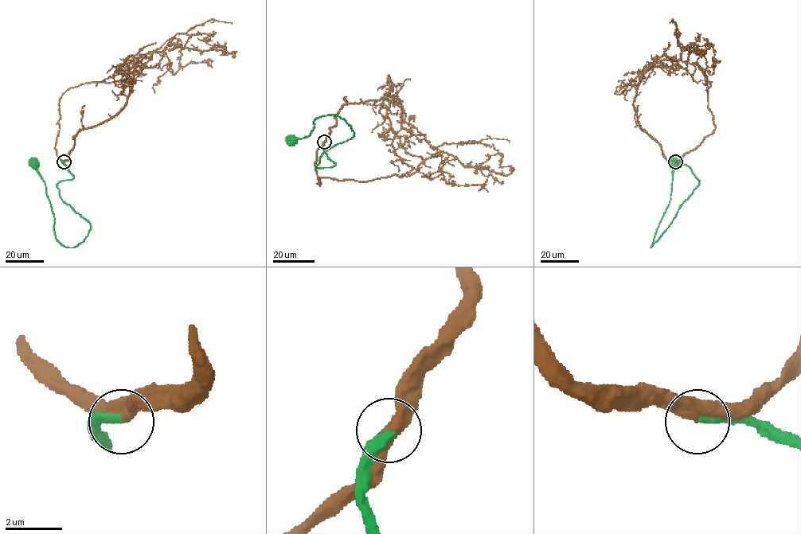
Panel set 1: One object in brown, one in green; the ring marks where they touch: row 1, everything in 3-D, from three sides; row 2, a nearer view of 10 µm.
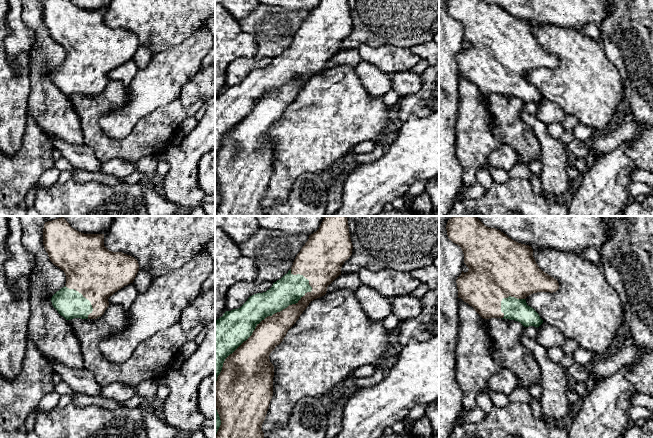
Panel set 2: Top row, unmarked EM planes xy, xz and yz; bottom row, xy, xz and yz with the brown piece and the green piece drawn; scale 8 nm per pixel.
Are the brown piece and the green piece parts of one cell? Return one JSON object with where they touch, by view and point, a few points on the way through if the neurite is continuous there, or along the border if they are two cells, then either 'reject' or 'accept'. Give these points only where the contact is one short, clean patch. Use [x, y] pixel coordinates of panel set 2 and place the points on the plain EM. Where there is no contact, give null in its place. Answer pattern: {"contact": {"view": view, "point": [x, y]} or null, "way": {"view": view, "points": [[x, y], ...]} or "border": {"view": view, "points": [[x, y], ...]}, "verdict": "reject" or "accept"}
{"contact": {"view": "xz", "point": [259, 99]}, "verdict": "accept"}

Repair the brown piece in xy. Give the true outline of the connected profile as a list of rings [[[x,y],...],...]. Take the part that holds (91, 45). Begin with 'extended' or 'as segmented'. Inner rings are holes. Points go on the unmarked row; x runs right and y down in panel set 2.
extended | [[[44,0],[43,21],[50,37],[66,51],[66,60],[51,74],[53,83],[66,96],[74,94],[97,95],[101,93],[109,82],[108,74],[124,62],[133,59],[138,47],[138,37],[122,28],[109,27],[104,22],[104,10],[84,10],[70,2],[70,0]]]

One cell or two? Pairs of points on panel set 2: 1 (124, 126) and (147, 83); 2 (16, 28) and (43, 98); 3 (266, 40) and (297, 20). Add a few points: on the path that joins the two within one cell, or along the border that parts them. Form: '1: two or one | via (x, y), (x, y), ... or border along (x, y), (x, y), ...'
1: one | via (130, 115), (143, 101), (146, 94)
2: two | border along (31, 29), (34, 35), (32, 60)
3: one | via (274, 32), (281, 25), (289, 22)

